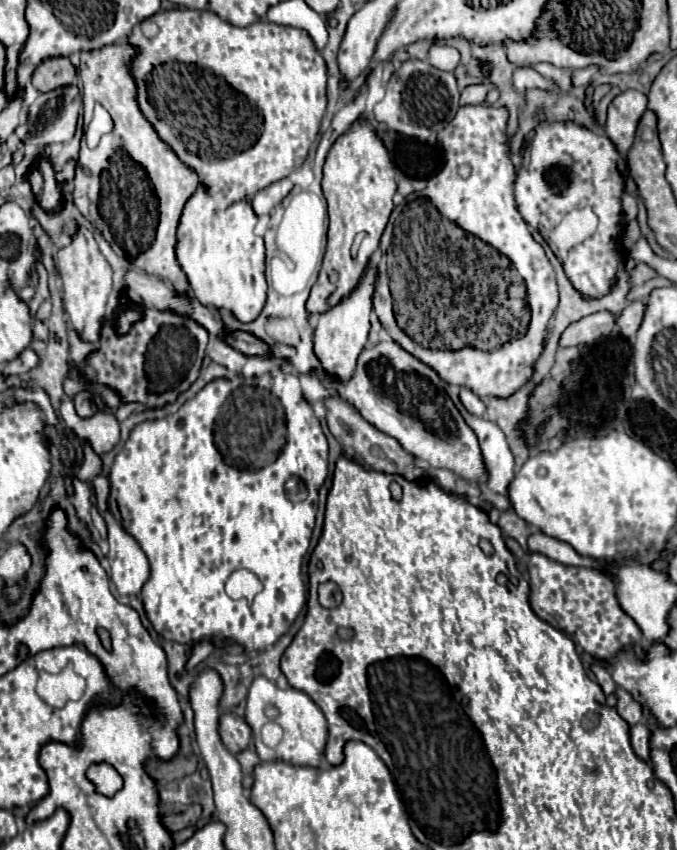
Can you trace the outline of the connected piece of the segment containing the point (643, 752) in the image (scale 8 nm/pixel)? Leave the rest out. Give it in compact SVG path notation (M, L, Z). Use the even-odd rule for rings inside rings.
M642 722L630 728L632 748L634 748L636 756L642 758L644 762L650 762L650 736L652 736L652 730Z

